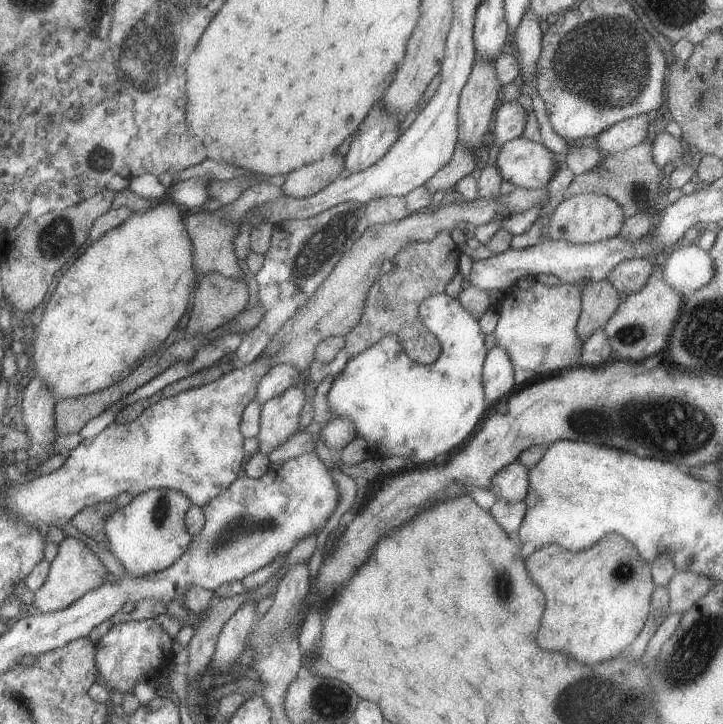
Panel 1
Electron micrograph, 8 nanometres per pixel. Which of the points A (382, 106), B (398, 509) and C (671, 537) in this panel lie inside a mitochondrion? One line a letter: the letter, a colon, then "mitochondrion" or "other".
A: other
B: mitochondrion
C: other

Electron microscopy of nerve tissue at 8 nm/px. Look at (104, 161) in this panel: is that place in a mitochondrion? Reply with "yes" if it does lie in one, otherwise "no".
yes

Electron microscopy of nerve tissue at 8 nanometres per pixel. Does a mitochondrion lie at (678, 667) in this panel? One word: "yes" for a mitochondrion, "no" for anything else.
yes

